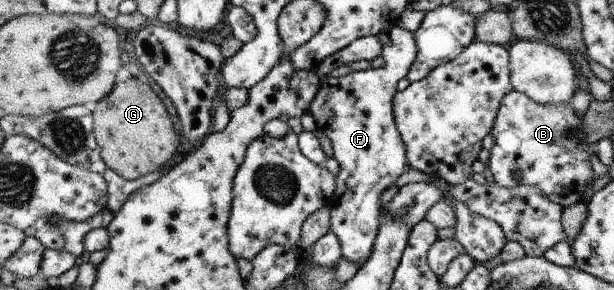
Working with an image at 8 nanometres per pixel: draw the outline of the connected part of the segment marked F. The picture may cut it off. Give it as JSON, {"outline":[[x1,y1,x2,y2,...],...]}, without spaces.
{"outline":[[395,25,377,36,382,44,385,66,378,69,351,71,344,76,334,76,333,74,322,76,319,92,315,95,308,110,318,122,318,128,331,140,334,150,332,157,340,166,339,173,336,175,337,192,334,194,333,202,329,205,330,231,334,232,338,238,342,257,360,267,369,260,374,242,377,240,377,232,381,224,380,214,383,208,379,204,379,196,407,170,406,147,397,131,393,100,398,92,397,82,409,73,418,54,418,43,414,32]]}

